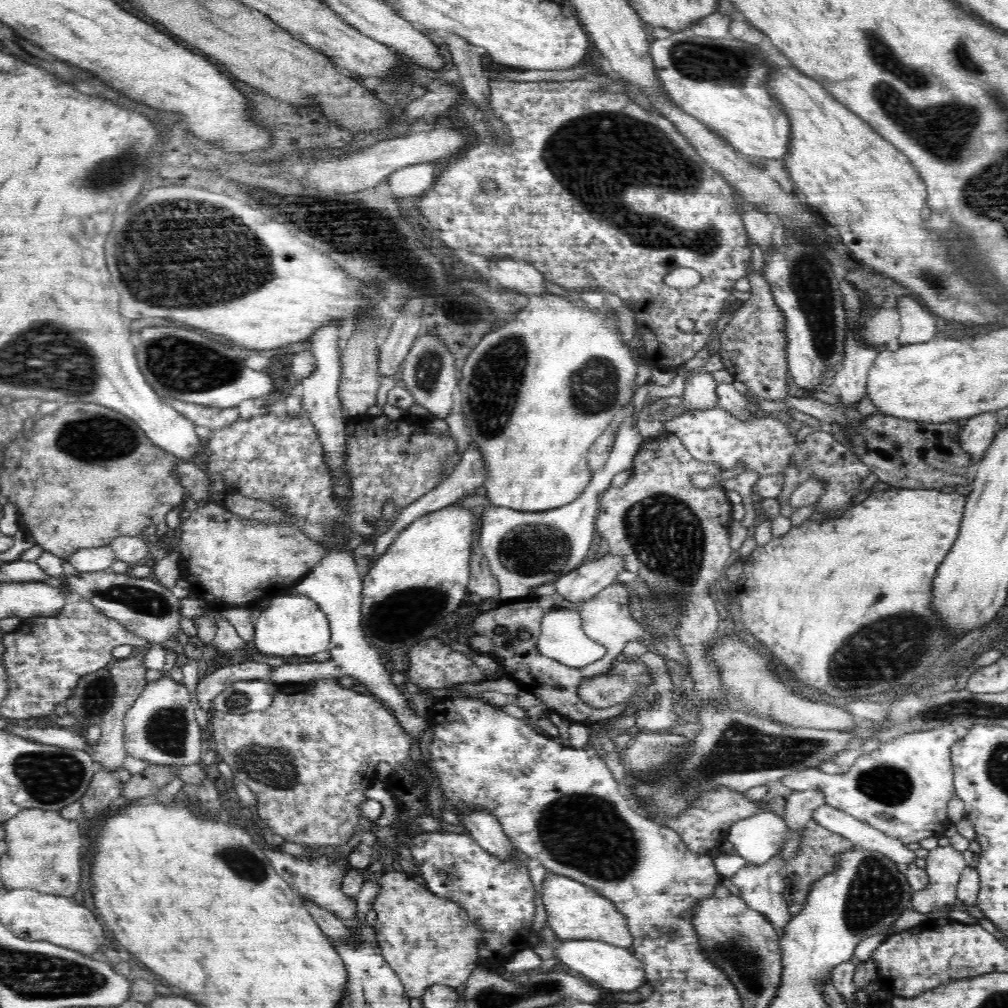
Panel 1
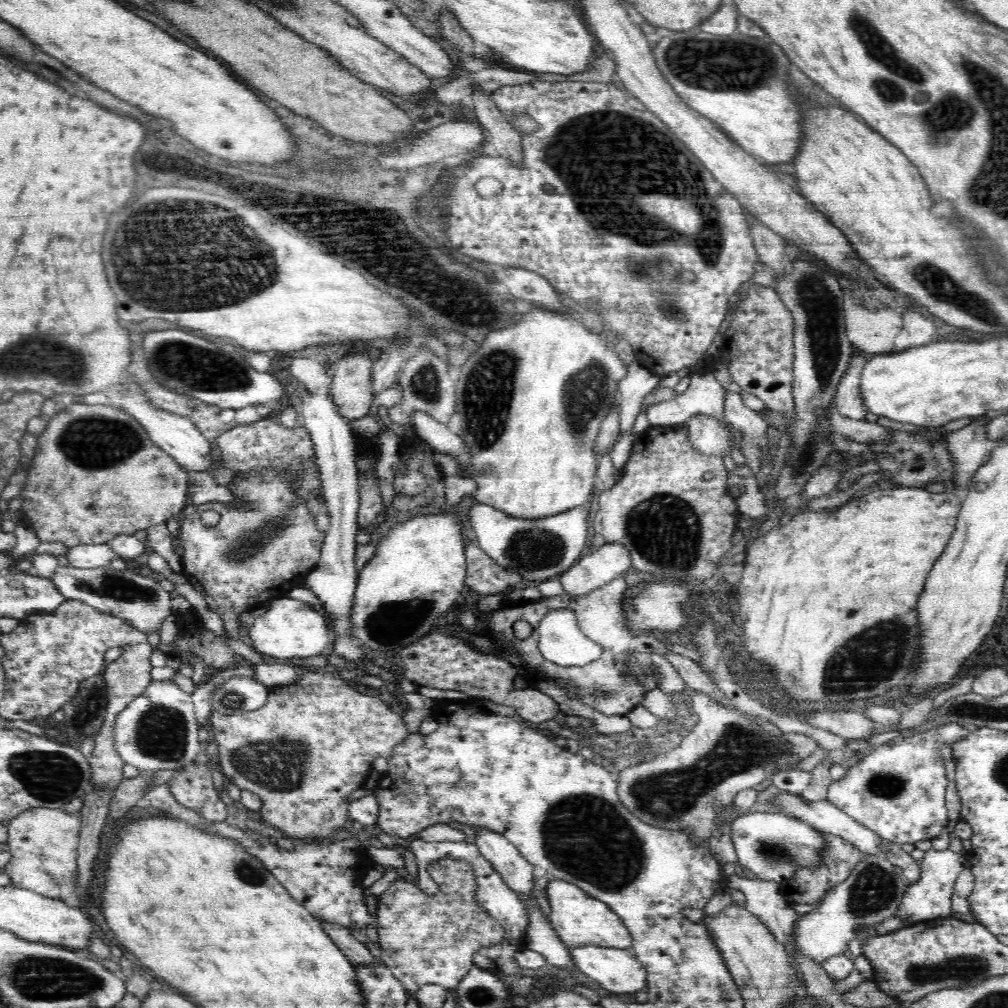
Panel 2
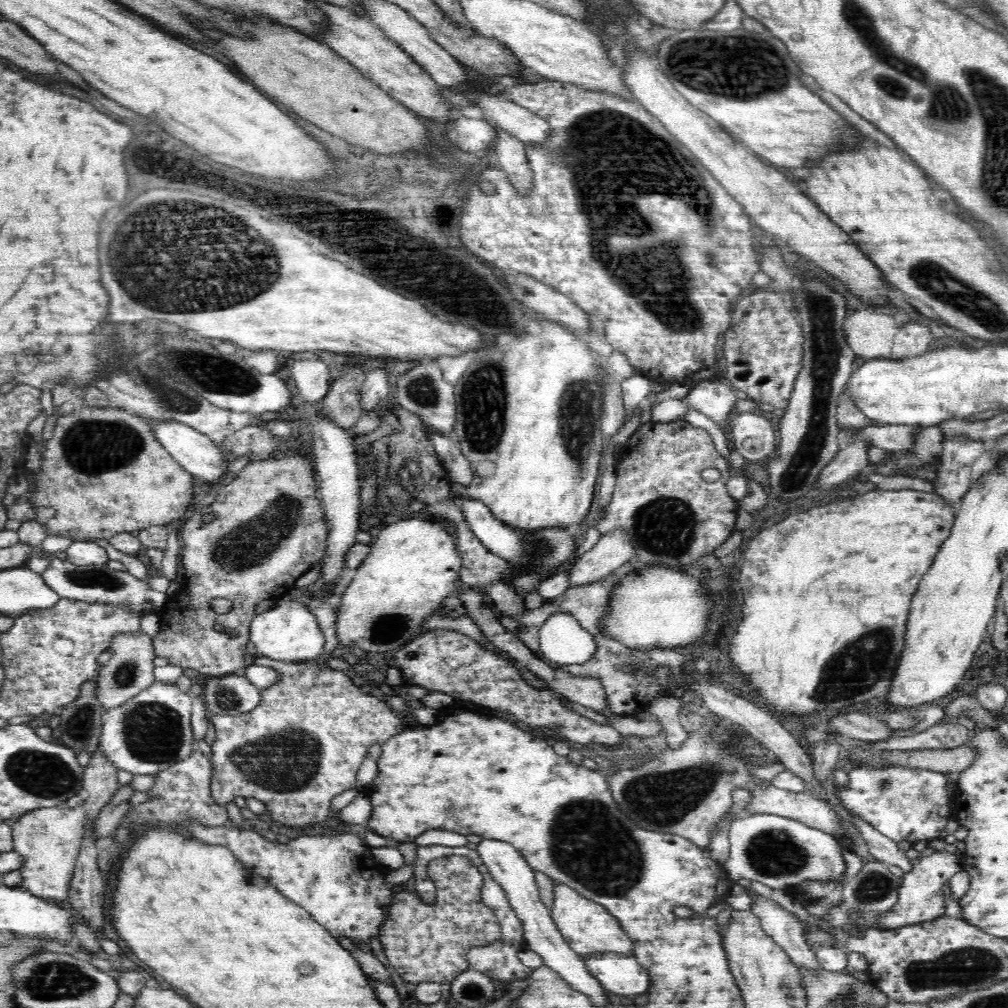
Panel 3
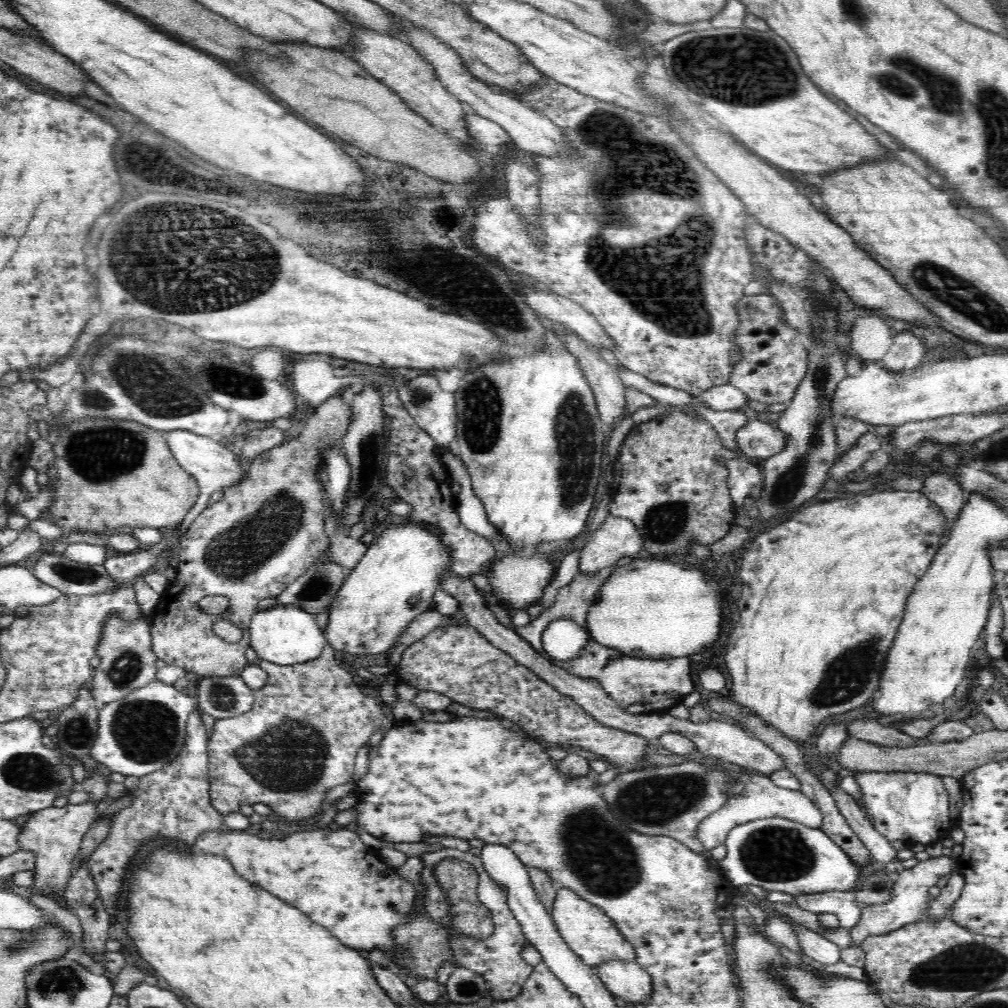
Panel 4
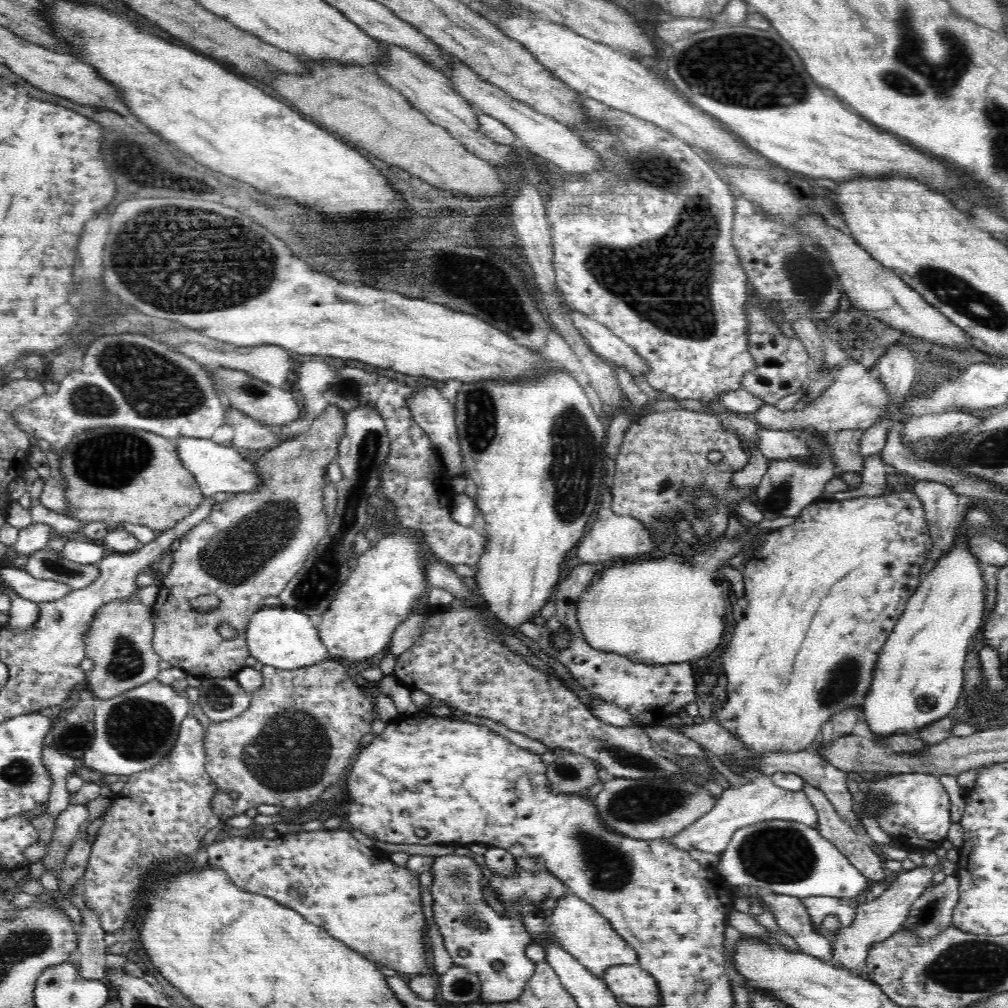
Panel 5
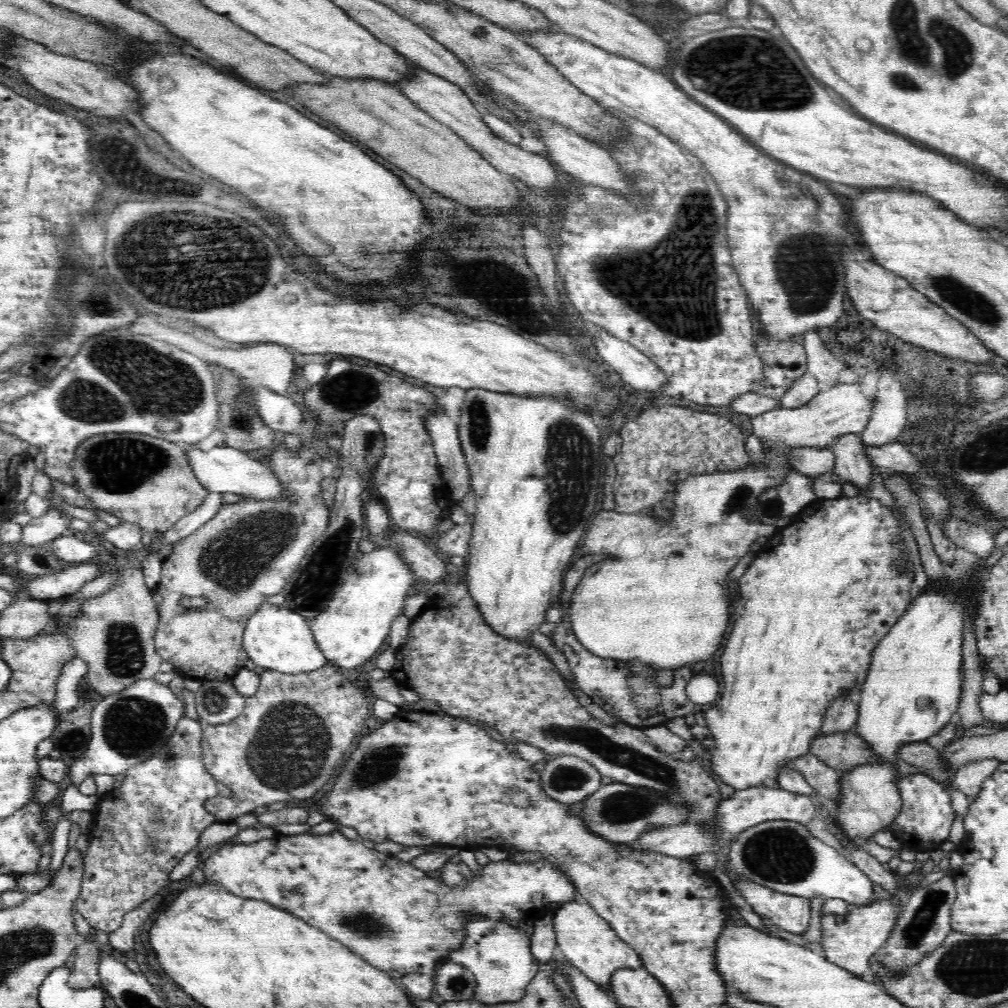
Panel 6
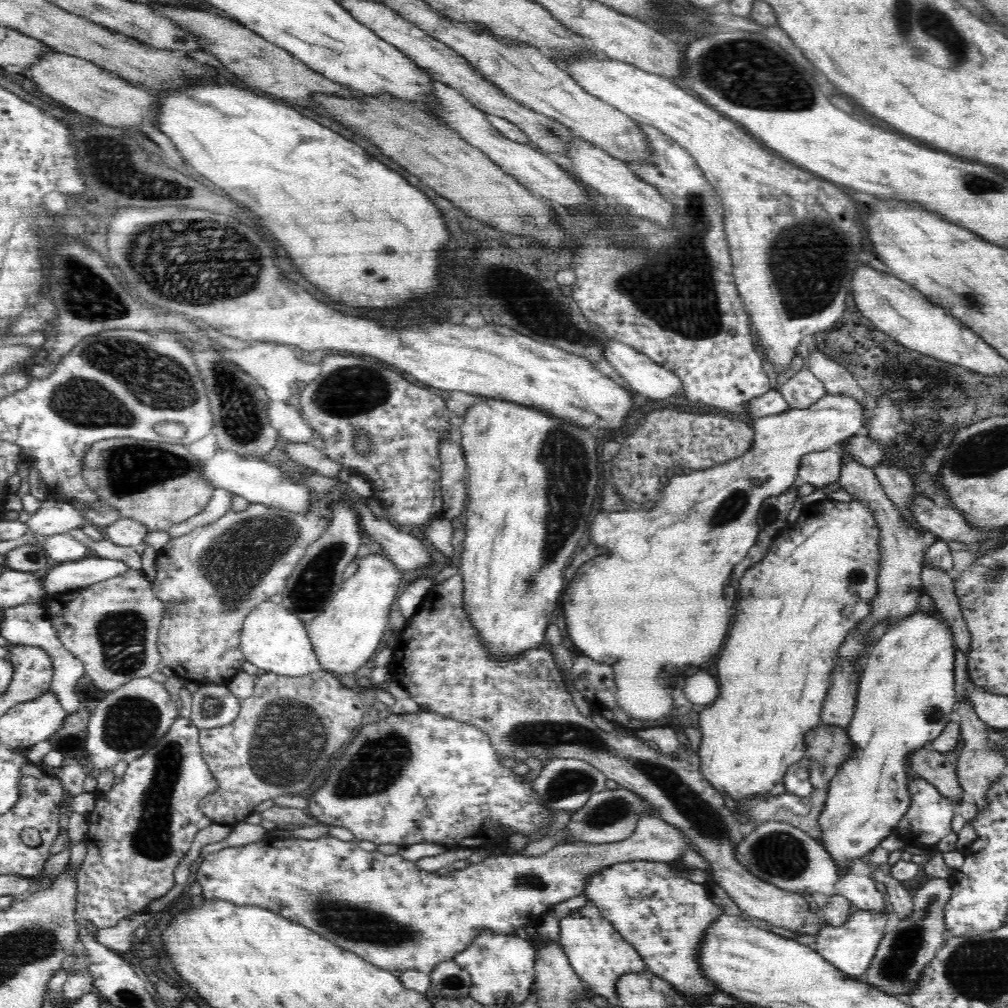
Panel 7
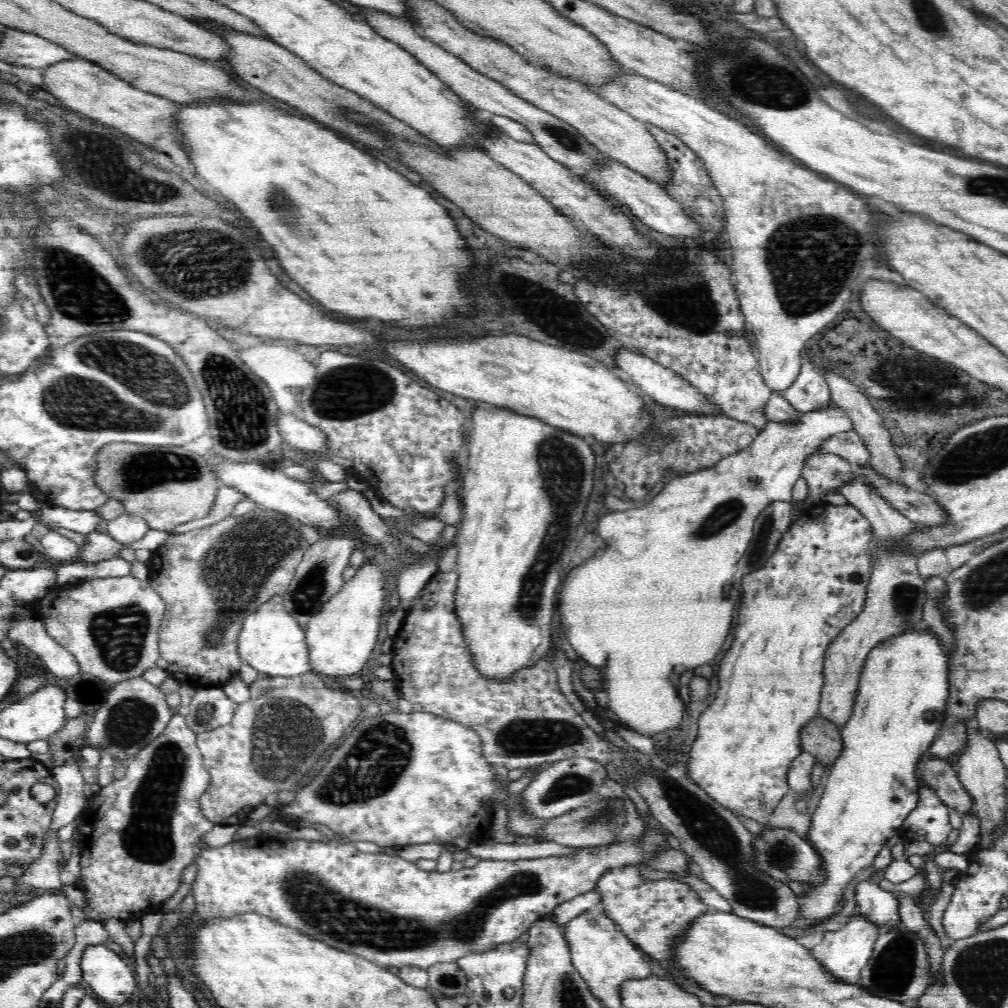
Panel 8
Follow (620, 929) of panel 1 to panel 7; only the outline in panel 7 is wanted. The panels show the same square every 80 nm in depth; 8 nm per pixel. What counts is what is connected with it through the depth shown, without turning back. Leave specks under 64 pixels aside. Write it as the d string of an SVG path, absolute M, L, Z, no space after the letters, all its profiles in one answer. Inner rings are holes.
M593 904L578 907L578 910L575 908L570 916L560 922L558 942L564 949L574 973L593 994L606 999L610 1006L619 1006L619 996L616 992L618 978L624 974L640 974L647 969L634 946L622 939L614 926L600 915L600 911Z

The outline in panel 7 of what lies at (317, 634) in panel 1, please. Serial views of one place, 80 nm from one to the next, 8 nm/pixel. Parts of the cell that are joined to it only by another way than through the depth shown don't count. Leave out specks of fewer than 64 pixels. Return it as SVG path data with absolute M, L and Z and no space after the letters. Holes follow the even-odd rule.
M272 601L261 602L244 620L240 636L240 650L244 653L246 660L255 664L260 672L271 672L286 676L302 676L320 670L318 655L314 653L312 641L307 625L296 615L290 612L287 606L276 604Z

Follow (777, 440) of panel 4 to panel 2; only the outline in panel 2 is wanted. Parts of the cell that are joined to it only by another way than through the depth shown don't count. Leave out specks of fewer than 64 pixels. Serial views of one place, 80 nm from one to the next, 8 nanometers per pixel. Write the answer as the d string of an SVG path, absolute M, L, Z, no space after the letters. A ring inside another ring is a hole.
M726 390L724 404L724 419L732 427L736 427L739 434L743 436L740 452L756 476L761 469L760 456L762 450L767 447L767 436L771 427L763 417L758 415L757 411L745 406L742 398L736 392Z

